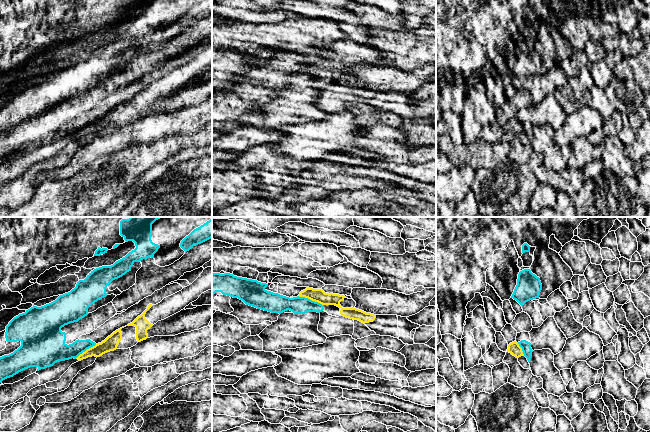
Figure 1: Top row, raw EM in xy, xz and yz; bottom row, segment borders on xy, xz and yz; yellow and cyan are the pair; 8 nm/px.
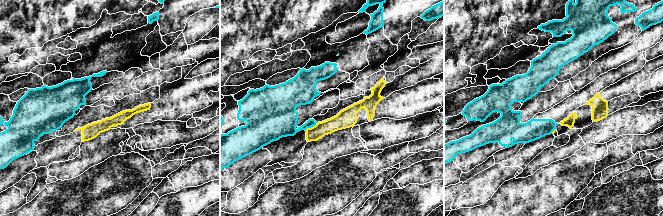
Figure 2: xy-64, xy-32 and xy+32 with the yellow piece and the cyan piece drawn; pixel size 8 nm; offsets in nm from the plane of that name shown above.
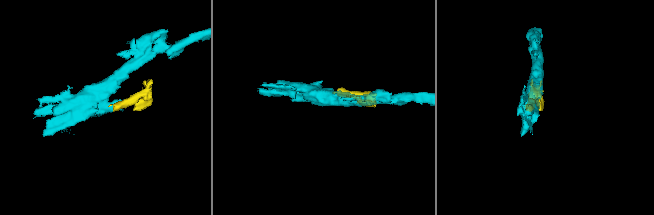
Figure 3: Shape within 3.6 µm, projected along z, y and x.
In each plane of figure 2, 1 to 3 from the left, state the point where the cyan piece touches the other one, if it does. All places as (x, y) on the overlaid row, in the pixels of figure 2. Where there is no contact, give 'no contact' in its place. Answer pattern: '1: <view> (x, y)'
1: no contact
2: xy-32 (311, 127)
3: xy+32 (553, 131)

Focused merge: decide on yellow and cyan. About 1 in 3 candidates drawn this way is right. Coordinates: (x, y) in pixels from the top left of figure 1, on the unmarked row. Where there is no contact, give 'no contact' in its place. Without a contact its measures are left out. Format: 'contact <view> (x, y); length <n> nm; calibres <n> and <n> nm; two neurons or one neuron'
contact xz (311, 75); length 220 nm; calibres 110 and 140 nm; two neurons

